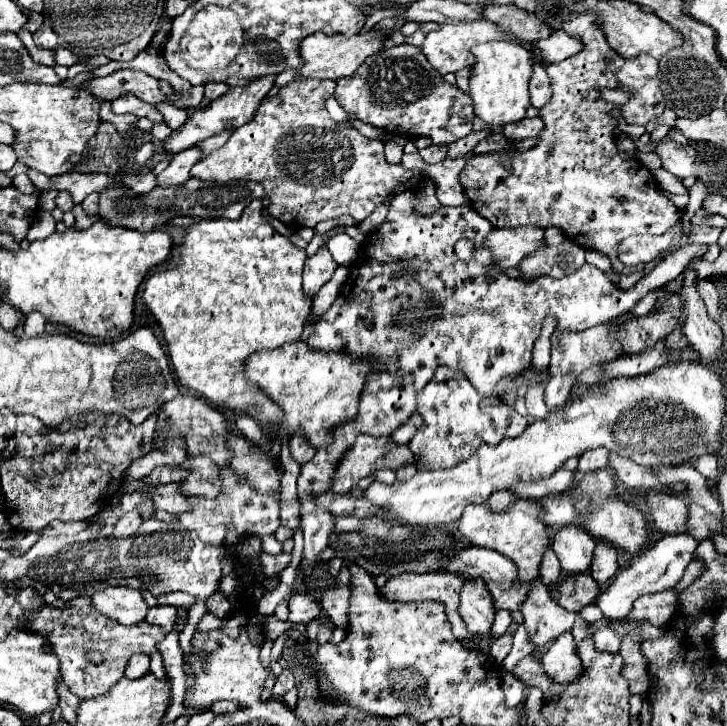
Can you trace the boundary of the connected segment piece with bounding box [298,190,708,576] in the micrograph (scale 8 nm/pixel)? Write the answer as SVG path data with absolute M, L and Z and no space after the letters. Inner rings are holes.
M410 190L400 192L390 202L390 212L384 220L384 224L366 236L366 240L360 244L360 252L354 264L350 264L348 280L344 282L340 296L336 302L328 308L326 314L316 322L312 328L312 334L308 338L308 344L318 350L334 350L334 352L346 352L350 356L366 356L372 360L376 374L368 376L364 384L364 392L360 396L360 412L358 418L342 424L334 430L334 442L326 448L320 448L316 456L302 464L300 476L298 476L298 500L300 500L300 512L302 512L302 532L304 532L304 552L302 552L302 572L314 574L316 564L322 558L322 552L328 548L330 534L336 526L336 516L316 506L314 498L318 494L324 494L332 486L332 474L336 466L340 464L342 456L352 448L358 434L370 434L370 436L392 436L392 432L408 422L408 418L416 412L416 392L422 390L428 380L436 374L438 368L446 366L452 372L464 372L470 384L484 396L492 394L492 388L502 378L512 378L520 374L528 364L532 362L532 346L540 334L542 320L546 314L552 314L558 318L558 328L568 330L586 330L604 322L610 322L614 318L620 318L628 314L628 310L638 304L648 292L662 288L666 282L678 278L688 262L694 258L702 258L708 250L706 244L686 244L672 252L668 258L664 258L656 268L646 274L636 286L628 290L618 290L602 270L598 270L592 264L584 264L574 274L554 280L550 276L540 276L534 282L524 280L512 280L506 276L504 270L498 272L498 276L490 276L490 272L496 266L494 254L484 248L486 236L492 232L492 224L484 220L478 212L472 212L468 204L460 208L440 208L432 220L424 220L424 216L416 216L412 208L412 196ZM468 238L474 242L474 254L468 260L458 260L454 254L454 246L458 240Z

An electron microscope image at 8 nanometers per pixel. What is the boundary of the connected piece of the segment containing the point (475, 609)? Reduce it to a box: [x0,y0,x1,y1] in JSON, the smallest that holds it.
[458,578,494,636]

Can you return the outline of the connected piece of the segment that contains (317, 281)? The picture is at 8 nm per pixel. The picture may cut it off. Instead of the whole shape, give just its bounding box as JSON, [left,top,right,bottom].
[304,248,338,294]

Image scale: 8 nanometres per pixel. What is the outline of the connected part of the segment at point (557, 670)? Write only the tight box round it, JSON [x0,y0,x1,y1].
[542,632,582,682]

